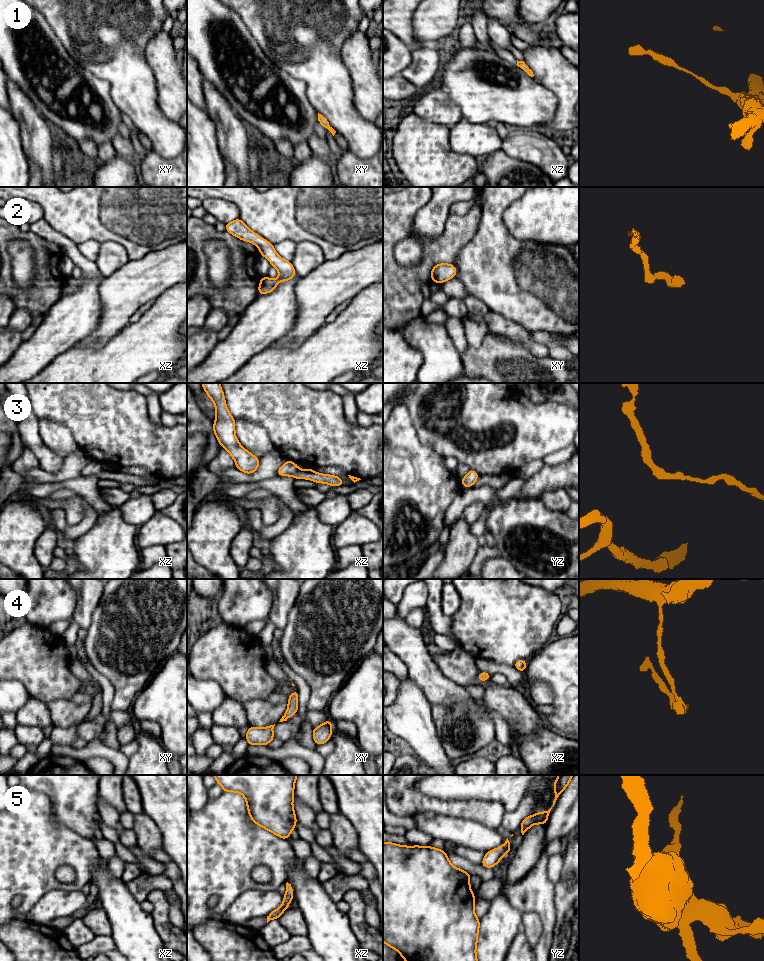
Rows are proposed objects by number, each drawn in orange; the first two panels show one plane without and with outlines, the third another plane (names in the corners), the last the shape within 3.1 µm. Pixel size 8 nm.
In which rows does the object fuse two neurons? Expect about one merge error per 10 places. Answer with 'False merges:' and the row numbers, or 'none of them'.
False merges: none of them

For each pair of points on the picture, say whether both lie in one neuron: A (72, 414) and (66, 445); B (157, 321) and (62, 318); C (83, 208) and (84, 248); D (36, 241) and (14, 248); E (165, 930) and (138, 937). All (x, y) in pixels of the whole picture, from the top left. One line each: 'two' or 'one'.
A: two
B: two
C: two
D: two
E: two

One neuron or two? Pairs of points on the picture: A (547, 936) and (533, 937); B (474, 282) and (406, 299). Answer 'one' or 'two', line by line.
A: two
B: two

